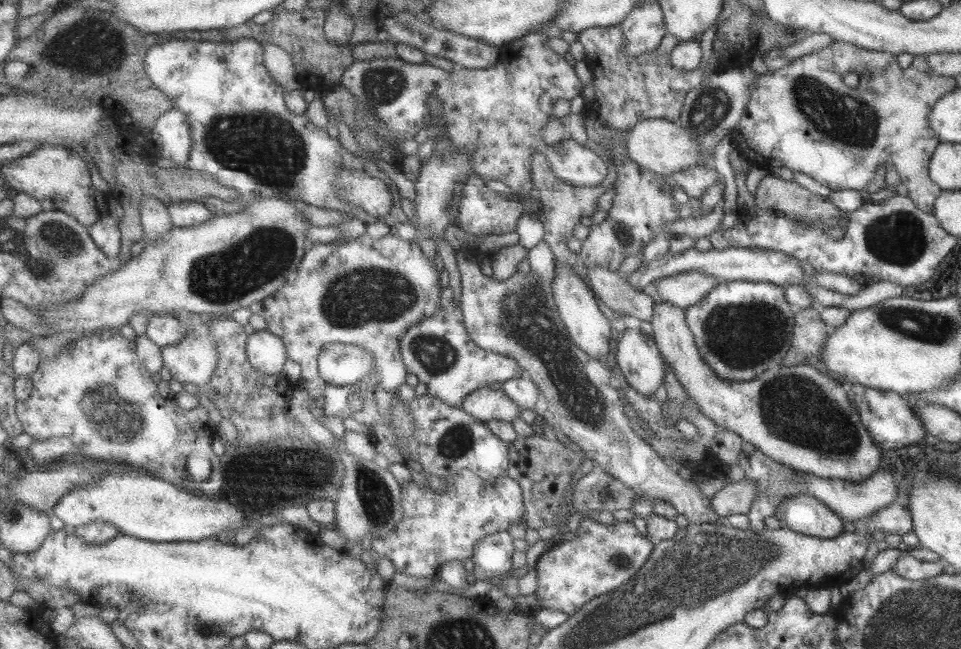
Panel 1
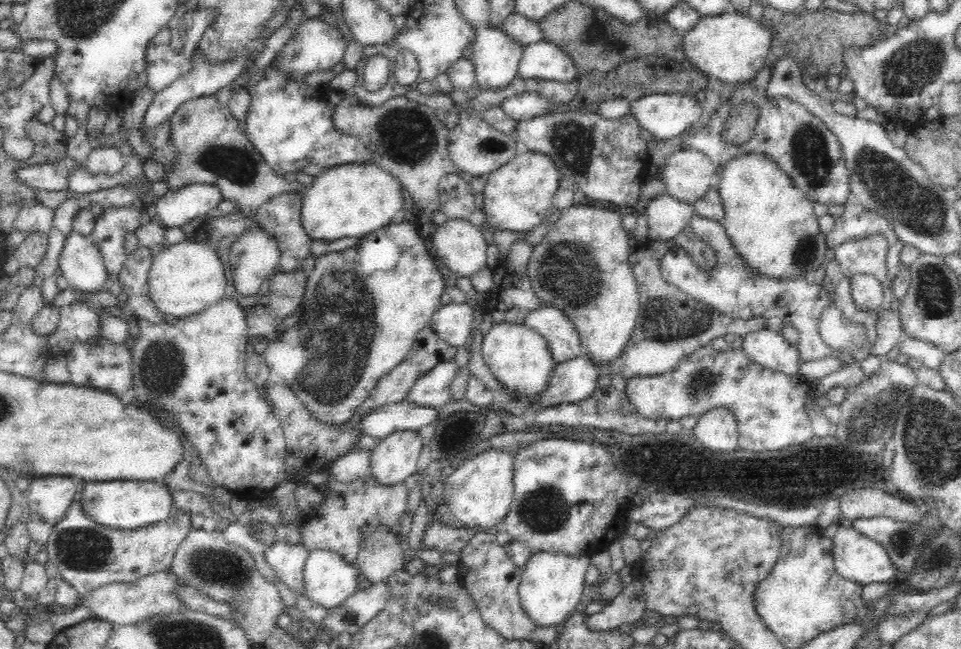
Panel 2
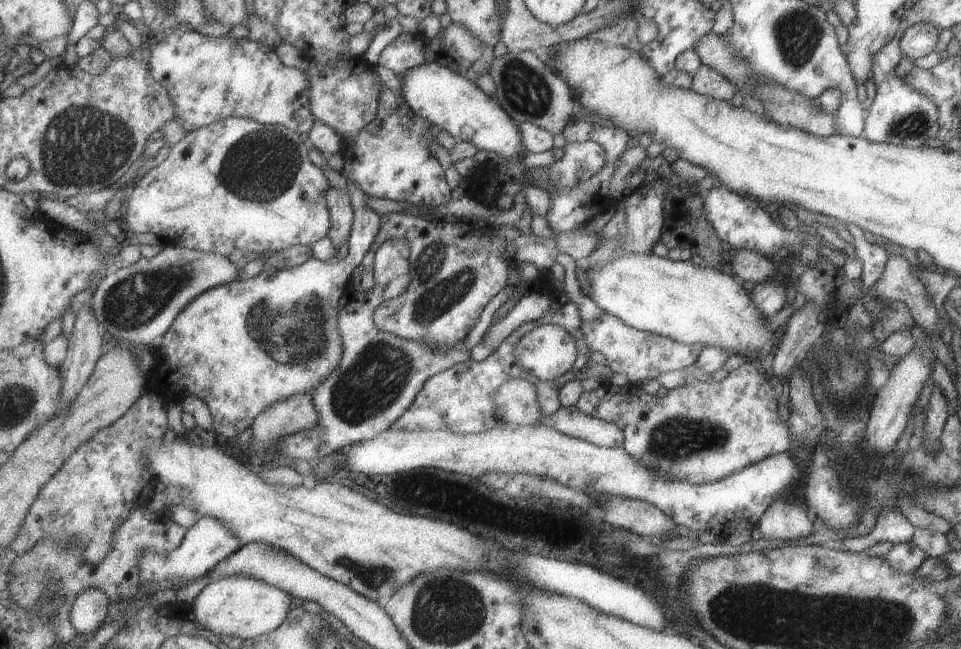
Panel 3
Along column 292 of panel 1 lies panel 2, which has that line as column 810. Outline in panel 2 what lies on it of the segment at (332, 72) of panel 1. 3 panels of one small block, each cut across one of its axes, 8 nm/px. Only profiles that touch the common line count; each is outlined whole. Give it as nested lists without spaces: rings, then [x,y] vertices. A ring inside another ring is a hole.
[[[764,5],[763,15],[760,19],[762,26],[765,26],[772,33],[773,41],[770,44],[766,65],[774,68],[775,60],[784,53],[790,53],[802,62],[807,55],[810,59],[816,59],[820,72],[826,75],[838,75],[842,72],[844,61],[842,56],[846,48],[866,47],[874,44],[877,39],[881,38],[883,30],[888,26],[884,21],[878,21],[873,13],[844,13],[836,9],[819,8],[815,12],[807,9],[789,13],[781,11],[770,5]]]

